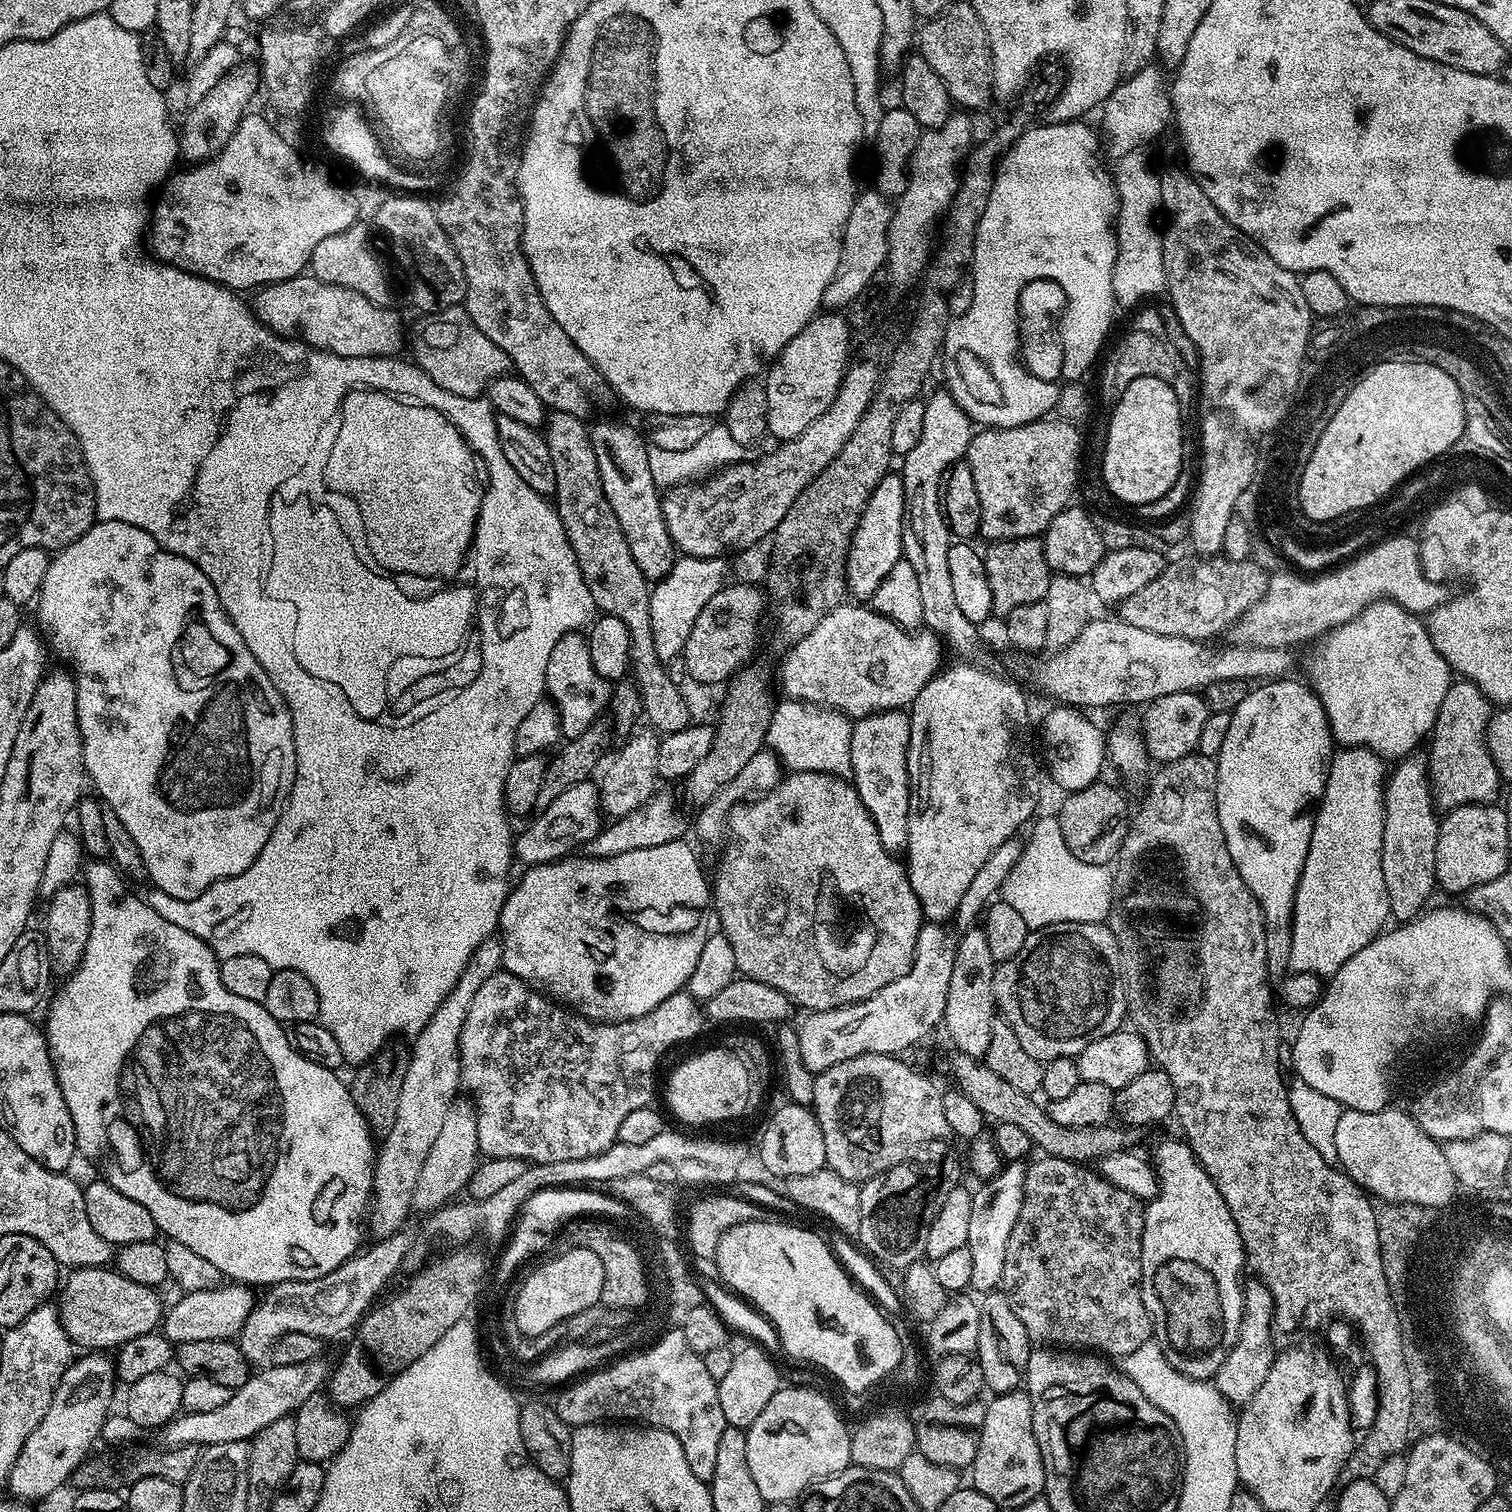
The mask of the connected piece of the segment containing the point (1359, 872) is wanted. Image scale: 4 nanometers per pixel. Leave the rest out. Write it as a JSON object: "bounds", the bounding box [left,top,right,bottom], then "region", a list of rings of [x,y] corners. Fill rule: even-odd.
{"bounds":[1287,747,1390,978],"region":[[[1341,747],[1332,757],[1332,764],[1328,768],[1328,777],[1324,787],[1324,797],[1320,799],[1318,807],[1314,812],[1312,822],[1312,837],[1308,853],[1304,859],[1300,881],[1296,887],[1294,898],[1294,910],[1292,911],[1292,945],[1288,955],[1287,967],[1295,972],[1309,972],[1321,978],[1330,978],[1339,968],[1343,966],[1358,950],[1362,950],[1367,944],[1376,939],[1381,932],[1385,931],[1389,923],[1390,913],[1388,911],[1388,895],[1386,894],[1386,878],[1382,878],[1382,830],[1384,829],[1384,782],[1386,779],[1386,764],[1381,757],[1377,756],[1368,748],[1346,748]]]}

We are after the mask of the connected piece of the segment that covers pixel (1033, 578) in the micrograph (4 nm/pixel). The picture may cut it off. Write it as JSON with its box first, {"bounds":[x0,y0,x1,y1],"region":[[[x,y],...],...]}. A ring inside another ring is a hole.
{"bounds":[983,536,1054,618],"region":[[[1035,536],[1014,538],[1013,540],[997,540],[987,545],[988,552],[983,553],[986,566],[986,578],[990,582],[990,598],[992,611],[1003,618],[1010,610],[1018,610],[1018,606],[1038,604],[1048,593],[1048,587],[1054,575],[1046,562],[1043,539]]]}

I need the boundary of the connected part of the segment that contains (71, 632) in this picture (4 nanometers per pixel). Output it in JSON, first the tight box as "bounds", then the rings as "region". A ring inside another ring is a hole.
{"bounds":[34,520,296,900],"region":[[[100,520],[93,524],[90,530],[86,530],[86,534],[82,534],[74,543],[67,544],[64,548],[59,549],[49,559],[46,578],[42,578],[40,594],[34,604],[35,608],[37,614],[40,615],[41,625],[39,624],[39,627],[46,633],[46,640],[50,645],[51,651],[53,648],[62,659],[69,660],[72,663],[70,665],[70,671],[72,677],[76,679],[76,724],[80,728],[82,754],[84,755],[84,771],[87,779],[90,781],[91,787],[93,784],[100,791],[98,793],[99,799],[103,803],[108,804],[111,810],[114,810],[114,814],[118,814],[118,819],[122,822],[123,826],[126,826],[130,838],[134,838],[135,845],[138,846],[139,853],[141,854],[143,871],[145,873],[148,872],[149,878],[152,879],[153,885],[151,887],[157,892],[170,894],[170,898],[189,900],[190,898],[198,898],[198,894],[202,894],[202,890],[206,890],[214,882],[225,880],[231,876],[237,876],[246,871],[254,862],[254,858],[258,858],[258,854],[262,854],[262,846],[266,846],[266,842],[270,838],[270,834],[282,814],[284,803],[288,801],[288,791],[291,790],[292,783],[296,777],[294,734],[292,733],[292,719],[288,713],[286,702],[282,698],[282,694],[278,694],[278,690],[274,686],[274,682],[270,682],[266,670],[262,670],[262,666],[258,666],[254,654],[250,654],[246,642],[242,642],[242,634],[238,634],[238,630],[228,620],[228,615],[224,613],[222,602],[218,602],[218,594],[214,590],[210,578],[206,578],[206,574],[202,574],[202,570],[198,570],[198,566],[194,562],[190,562],[178,554],[170,554],[165,548],[160,548],[158,542],[154,542],[154,538],[150,538],[150,534],[146,530],[138,530],[138,526],[130,526],[130,522]]]}

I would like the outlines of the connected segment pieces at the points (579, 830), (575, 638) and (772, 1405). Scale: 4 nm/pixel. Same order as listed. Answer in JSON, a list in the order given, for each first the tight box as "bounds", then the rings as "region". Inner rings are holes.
[{"bounds":[514,779,602,866],"region":[[[591,779],[578,782],[578,786],[570,786],[563,794],[558,794],[550,806],[539,809],[531,817],[528,829],[517,835],[514,840],[514,856],[524,866],[533,864],[551,864],[552,861],[567,857],[575,850],[583,849],[590,838],[600,833],[602,813],[600,810],[600,790]]]},{"bounds":[544,631,614,741],"region":[[[575,631],[565,632],[562,638],[558,638],[554,650],[550,650],[550,662],[546,662],[544,675],[544,690],[547,699],[556,708],[561,737],[570,741],[584,733],[595,720],[601,719],[600,711],[609,707],[614,688],[609,681],[601,678],[598,670],[594,670],[587,639],[579,631]]]},{"bounds":[746,1387,852,1504],"region":[[[781,1387],[746,1431],[746,1462],[768,1504],[795,1501],[817,1482],[852,1464],[849,1425],[844,1425],[839,1410],[830,1401],[812,1388]]]}]

